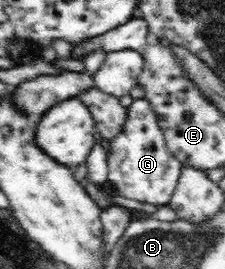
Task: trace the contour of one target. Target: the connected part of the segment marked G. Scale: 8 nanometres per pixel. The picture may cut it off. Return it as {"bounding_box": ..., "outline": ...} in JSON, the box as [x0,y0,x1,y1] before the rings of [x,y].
{"bounding_box":[106,99,181,206],"outline":[[[134,99],[126,107],[125,123],[121,125],[121,131],[109,141],[109,175],[106,182],[120,196],[156,206],[170,202],[177,179],[181,175],[181,162],[166,148],[165,136],[158,119],[157,112],[153,110],[153,104],[148,99]]]}

